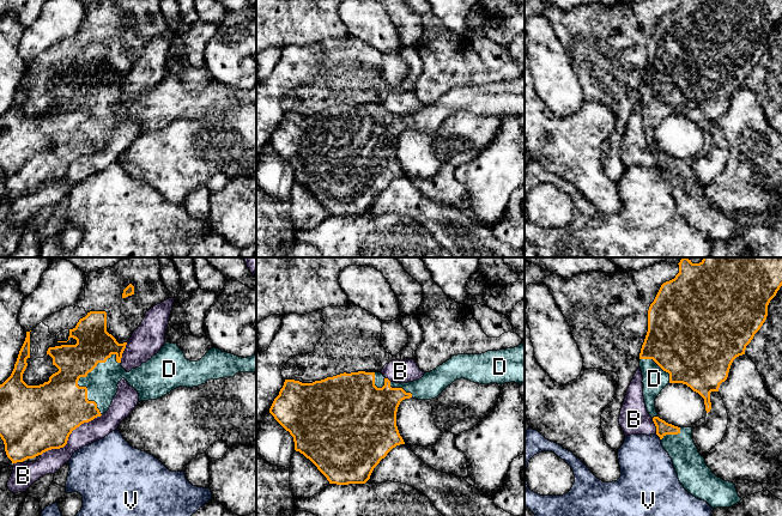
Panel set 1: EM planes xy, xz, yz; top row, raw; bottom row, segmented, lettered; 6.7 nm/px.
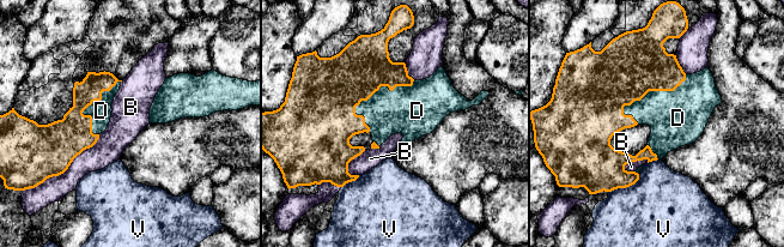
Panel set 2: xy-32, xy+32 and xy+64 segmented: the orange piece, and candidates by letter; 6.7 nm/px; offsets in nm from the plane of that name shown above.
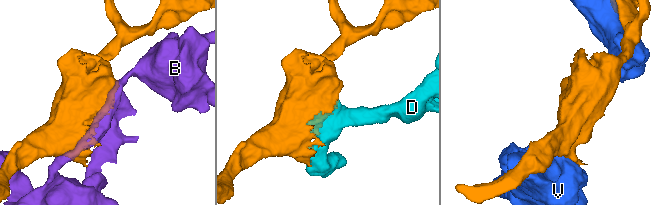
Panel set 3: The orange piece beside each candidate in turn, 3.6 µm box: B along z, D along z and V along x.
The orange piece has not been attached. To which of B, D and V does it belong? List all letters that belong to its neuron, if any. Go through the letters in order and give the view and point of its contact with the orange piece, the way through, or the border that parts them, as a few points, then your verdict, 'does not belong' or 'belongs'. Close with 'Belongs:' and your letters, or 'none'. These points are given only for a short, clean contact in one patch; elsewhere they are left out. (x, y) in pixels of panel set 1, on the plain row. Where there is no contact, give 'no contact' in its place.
B: meets orange in xy at (70, 165); does not belong
D: meets orange in xy at (77, 115); belongs
V: meets orange in yz at (659, 168); does not belong
Belongs: D

